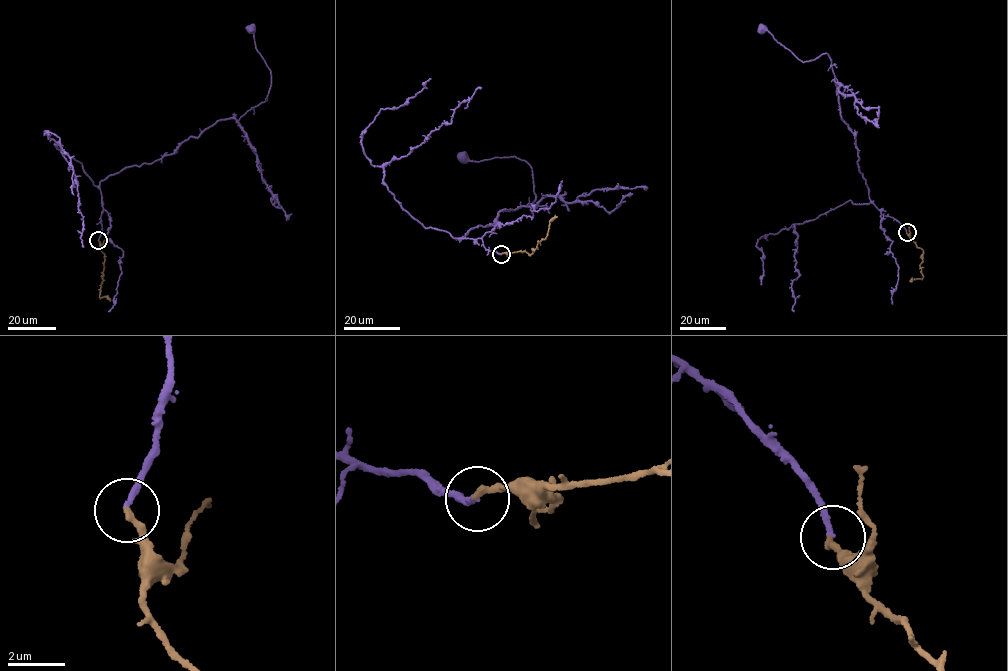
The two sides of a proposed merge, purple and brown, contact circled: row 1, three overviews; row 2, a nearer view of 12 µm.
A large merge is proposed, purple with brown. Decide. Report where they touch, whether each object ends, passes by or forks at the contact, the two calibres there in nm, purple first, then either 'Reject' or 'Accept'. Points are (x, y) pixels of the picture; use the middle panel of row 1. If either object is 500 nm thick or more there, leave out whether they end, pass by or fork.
Place: (501, 254). At the ring purple ends. At the ring brown ends. Thickness 190 nm (purple) against 240 nm. Accept

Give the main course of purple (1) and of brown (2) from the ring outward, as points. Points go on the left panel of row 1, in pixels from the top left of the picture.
1: (98, 240), (100, 182), (170, 155), (190, 137), (221, 120), (238, 120), (267, 99), (270, 70), (252, 28)
2: (98, 240), (104, 256), (99, 297), (105, 296), (110, 301)

